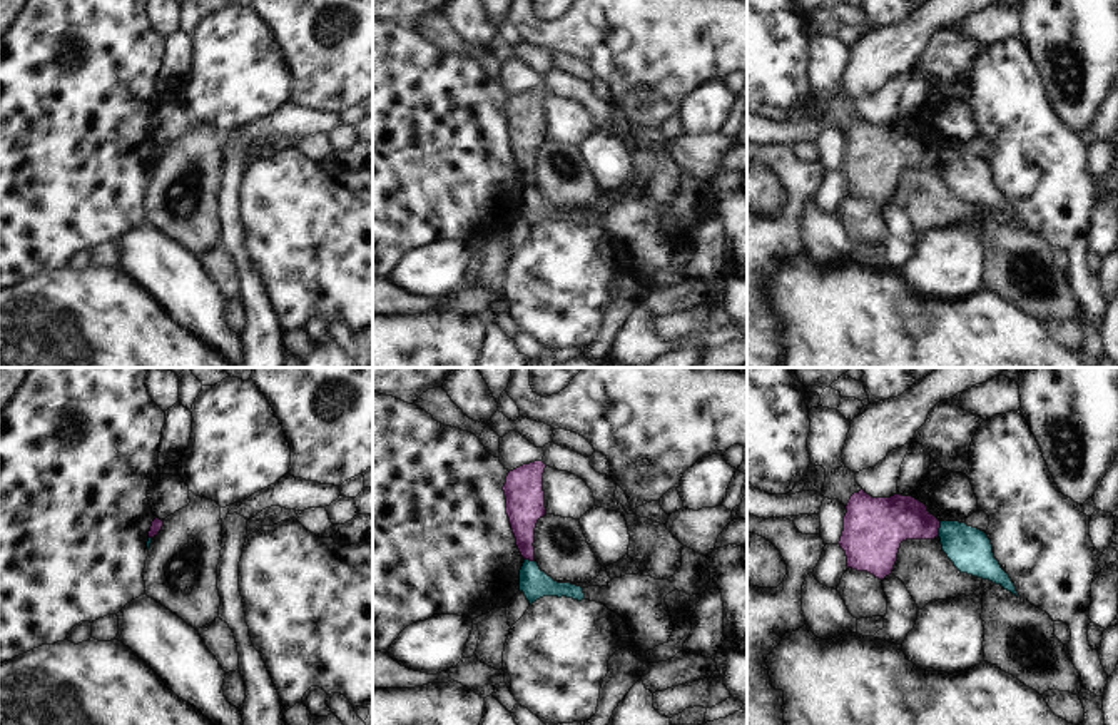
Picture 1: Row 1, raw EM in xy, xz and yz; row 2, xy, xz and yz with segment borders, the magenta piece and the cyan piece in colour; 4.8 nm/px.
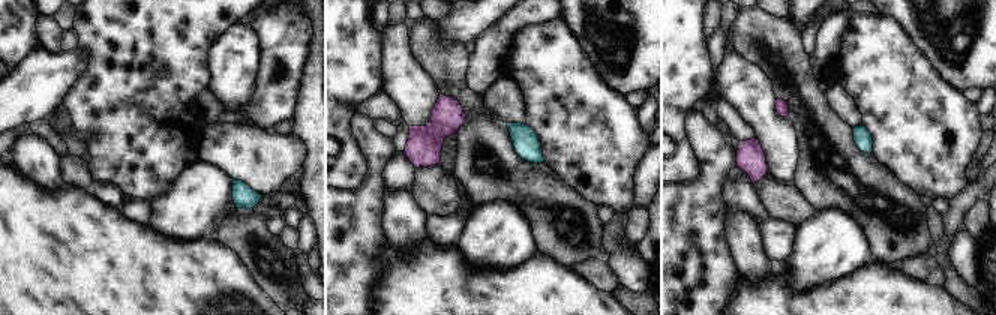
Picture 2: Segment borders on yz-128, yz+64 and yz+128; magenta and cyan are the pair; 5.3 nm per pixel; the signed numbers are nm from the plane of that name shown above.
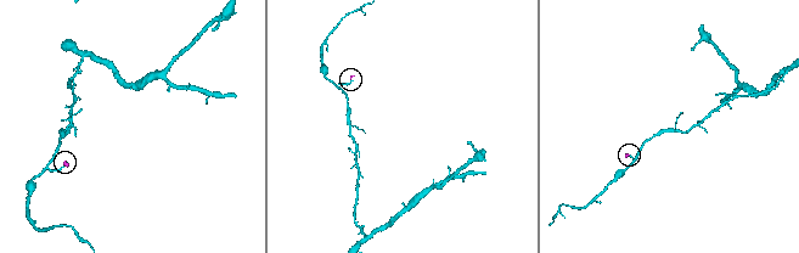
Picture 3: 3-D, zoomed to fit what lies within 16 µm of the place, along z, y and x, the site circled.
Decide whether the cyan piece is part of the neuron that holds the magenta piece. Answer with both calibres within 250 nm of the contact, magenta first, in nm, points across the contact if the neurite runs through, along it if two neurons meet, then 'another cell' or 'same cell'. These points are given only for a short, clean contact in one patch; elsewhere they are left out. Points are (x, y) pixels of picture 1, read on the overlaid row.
240/200 nm | along yz (941, 522), (938, 535) | another cell

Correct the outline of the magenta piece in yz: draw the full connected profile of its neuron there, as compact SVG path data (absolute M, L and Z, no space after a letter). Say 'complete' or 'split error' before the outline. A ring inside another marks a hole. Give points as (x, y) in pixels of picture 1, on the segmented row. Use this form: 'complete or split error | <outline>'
complete | M864 489L846 506L841 548L847 568L867 571L879 580L889 576L906 540L934 540L941 521L912 496L872 498Z

